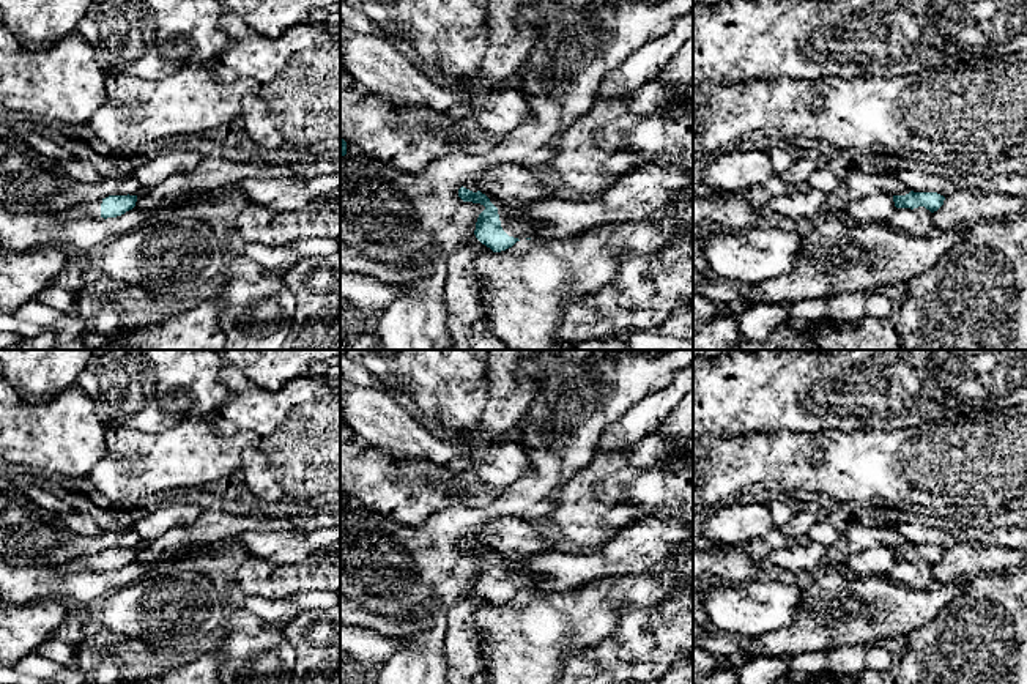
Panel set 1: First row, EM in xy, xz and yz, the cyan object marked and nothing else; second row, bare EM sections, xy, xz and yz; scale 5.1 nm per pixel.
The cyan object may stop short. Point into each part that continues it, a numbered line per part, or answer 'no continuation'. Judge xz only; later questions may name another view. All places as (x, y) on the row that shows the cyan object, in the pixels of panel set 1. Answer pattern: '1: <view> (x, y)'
1: xz (520, 229)

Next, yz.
no continuation

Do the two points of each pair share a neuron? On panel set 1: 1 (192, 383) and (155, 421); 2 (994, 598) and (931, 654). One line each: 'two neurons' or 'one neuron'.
1: one neuron
2: one neuron

